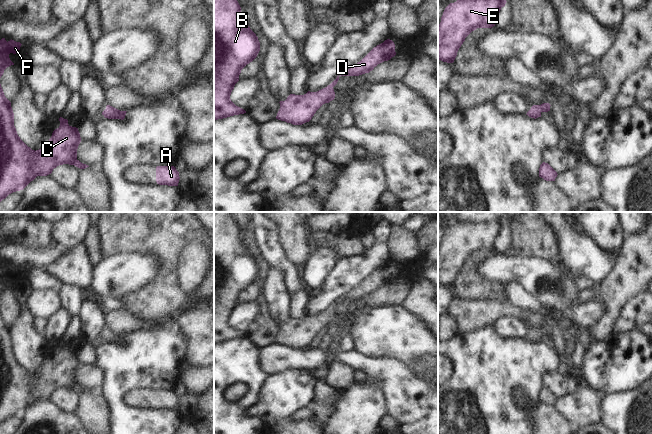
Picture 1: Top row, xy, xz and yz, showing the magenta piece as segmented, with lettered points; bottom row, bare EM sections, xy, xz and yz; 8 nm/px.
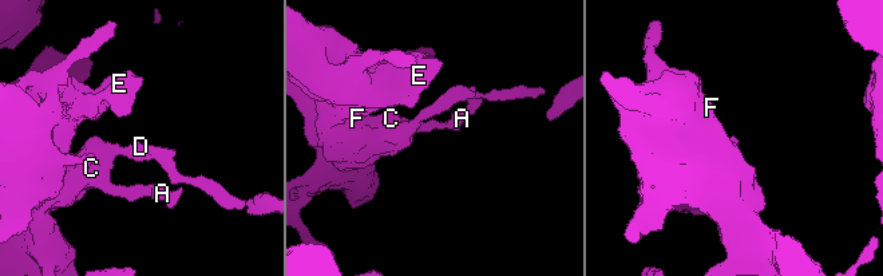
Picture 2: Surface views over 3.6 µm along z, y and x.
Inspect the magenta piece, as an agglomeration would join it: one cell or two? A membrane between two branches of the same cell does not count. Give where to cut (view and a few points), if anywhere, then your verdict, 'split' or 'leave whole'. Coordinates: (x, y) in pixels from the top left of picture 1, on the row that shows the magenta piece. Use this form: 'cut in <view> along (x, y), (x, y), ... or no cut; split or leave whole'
no cut; leave whole

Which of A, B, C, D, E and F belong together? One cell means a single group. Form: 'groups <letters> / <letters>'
groups A B C D E F

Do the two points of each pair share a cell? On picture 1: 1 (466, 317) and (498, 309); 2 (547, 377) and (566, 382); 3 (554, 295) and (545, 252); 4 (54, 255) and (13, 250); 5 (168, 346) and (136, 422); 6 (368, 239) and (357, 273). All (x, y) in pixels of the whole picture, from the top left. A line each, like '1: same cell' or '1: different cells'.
1: same cell
2: same cell
3: different cells
4: same cell
5: same cell
6: different cells

